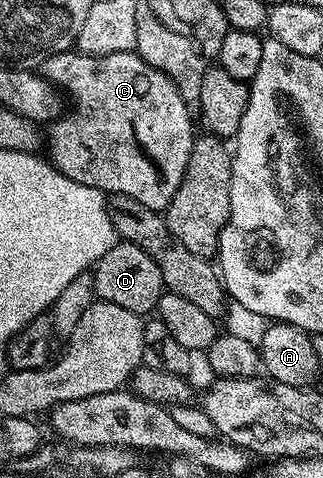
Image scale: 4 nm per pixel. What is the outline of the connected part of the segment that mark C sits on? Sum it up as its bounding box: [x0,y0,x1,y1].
[38,49,194,212]

